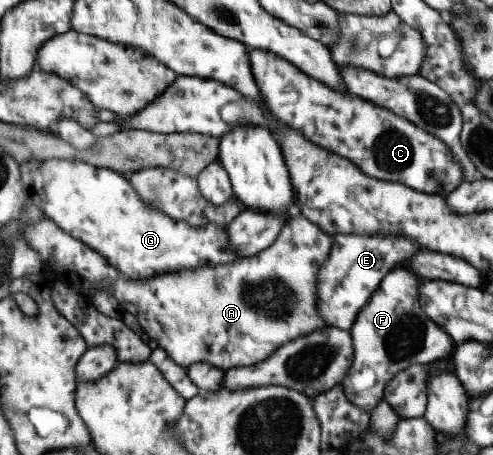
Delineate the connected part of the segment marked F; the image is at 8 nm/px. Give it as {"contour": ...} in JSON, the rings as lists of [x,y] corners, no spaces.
{"contour":[[[402,266],[388,271],[379,282],[378,288],[370,295],[370,299],[359,311],[349,328],[353,353],[351,363],[341,384],[345,399],[356,408],[370,413],[383,398],[384,385],[398,371],[410,365],[426,365],[428,362],[449,357],[455,343],[447,331],[436,326],[418,305],[417,284],[421,278]]]}

